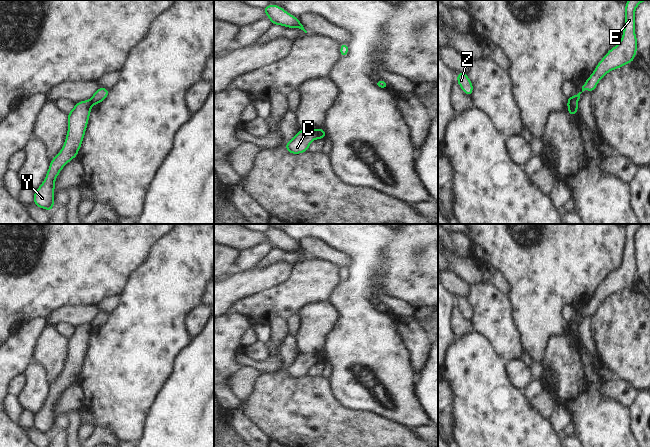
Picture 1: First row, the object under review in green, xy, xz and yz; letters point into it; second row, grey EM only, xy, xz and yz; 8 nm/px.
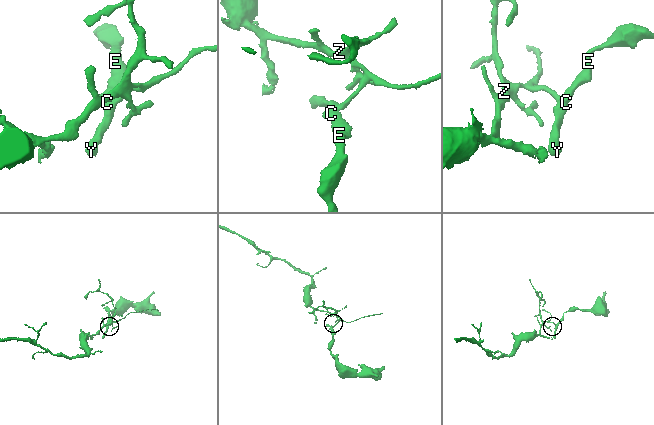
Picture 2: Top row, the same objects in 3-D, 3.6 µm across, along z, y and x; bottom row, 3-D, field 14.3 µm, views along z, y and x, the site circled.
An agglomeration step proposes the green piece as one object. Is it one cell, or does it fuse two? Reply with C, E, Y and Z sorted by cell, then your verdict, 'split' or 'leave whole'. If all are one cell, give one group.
C E Y / Z; split

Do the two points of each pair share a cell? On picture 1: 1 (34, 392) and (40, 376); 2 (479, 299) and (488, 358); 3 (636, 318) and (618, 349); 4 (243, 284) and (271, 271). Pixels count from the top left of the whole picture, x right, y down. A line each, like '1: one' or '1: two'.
1: one
2: two
3: one
4: one

